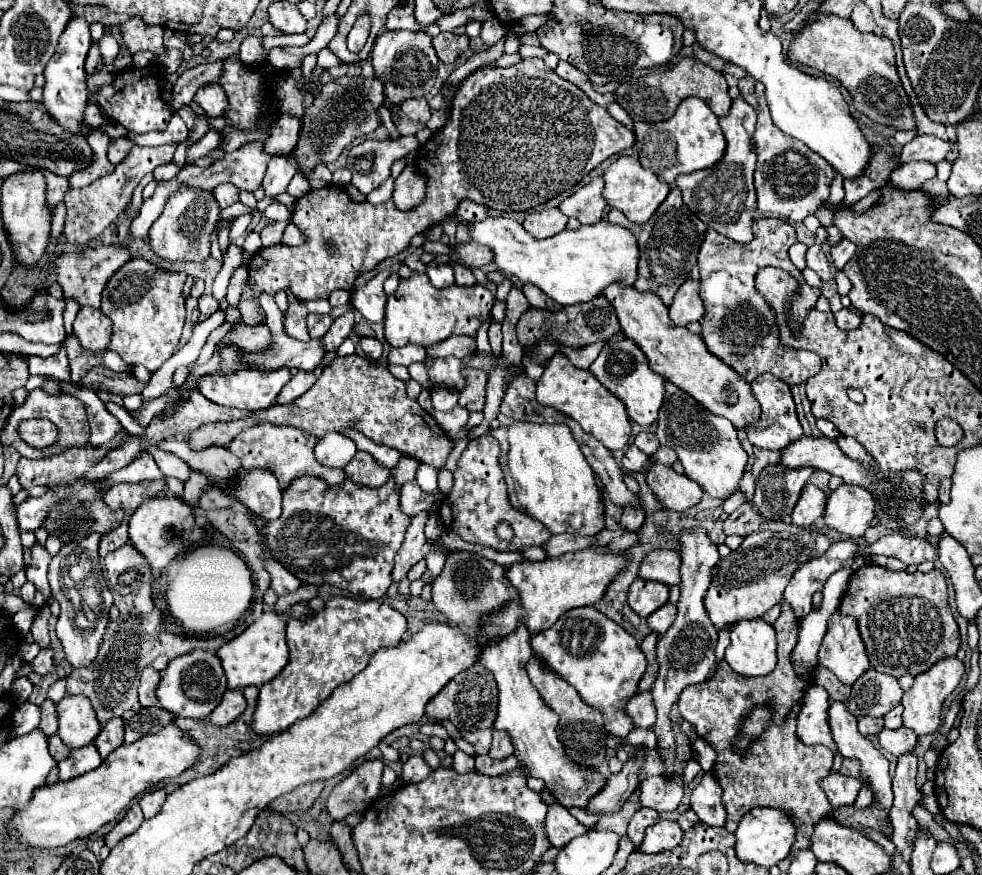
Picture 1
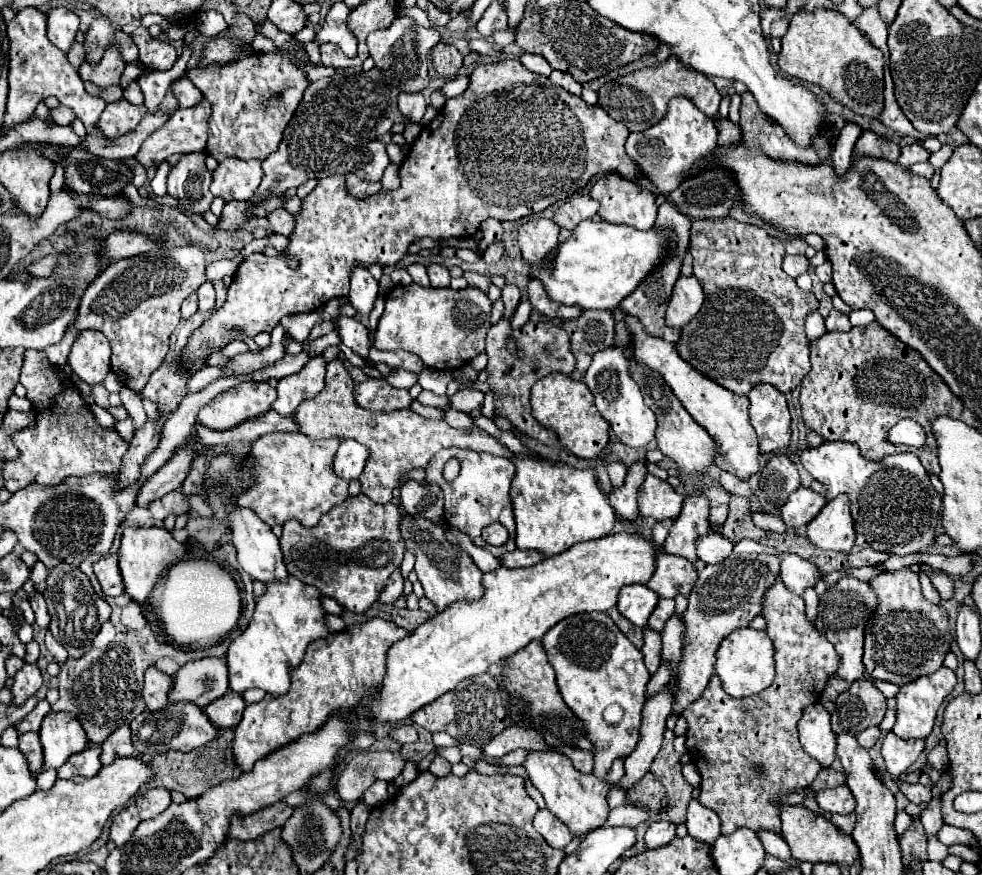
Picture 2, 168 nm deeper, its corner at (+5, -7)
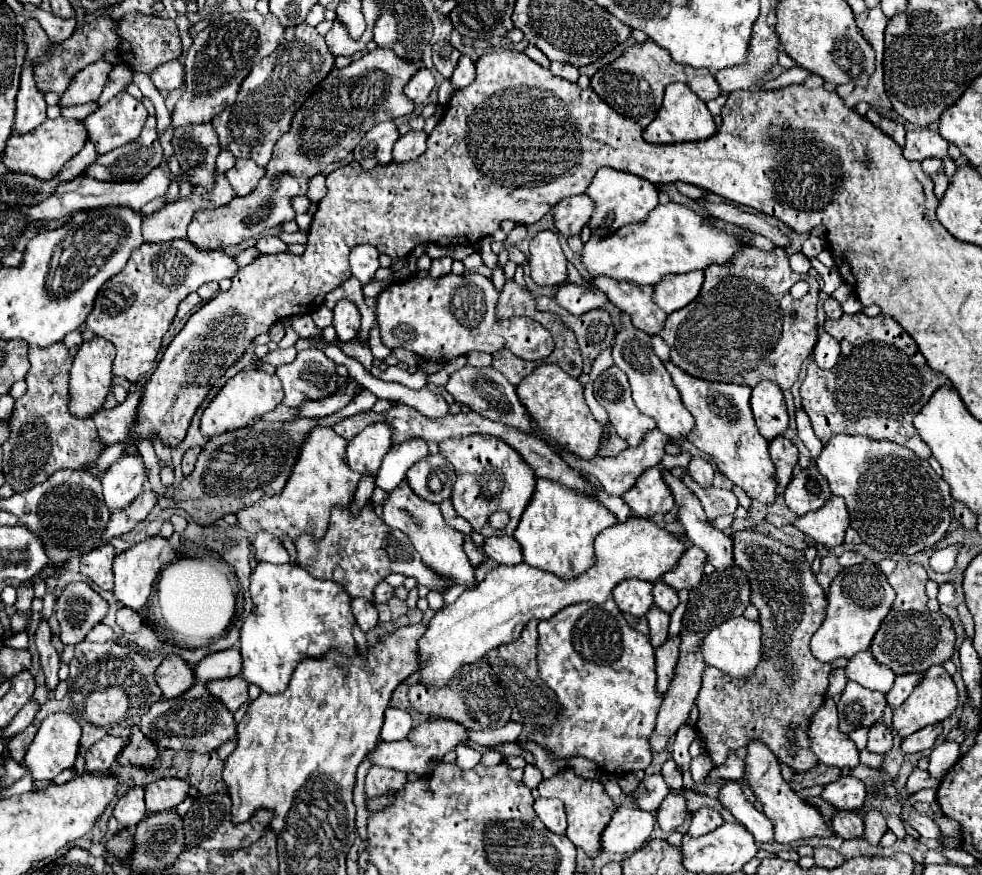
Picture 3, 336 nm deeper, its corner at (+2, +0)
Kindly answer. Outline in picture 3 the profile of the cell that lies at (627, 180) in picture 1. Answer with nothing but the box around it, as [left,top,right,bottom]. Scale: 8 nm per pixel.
[585,167,657,237]

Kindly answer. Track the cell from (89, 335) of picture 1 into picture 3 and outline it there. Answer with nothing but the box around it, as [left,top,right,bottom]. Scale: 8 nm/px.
[69,337,115,419]

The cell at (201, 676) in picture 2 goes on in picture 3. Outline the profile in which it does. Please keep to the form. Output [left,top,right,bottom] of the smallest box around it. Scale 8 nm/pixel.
[195,647,241,683]

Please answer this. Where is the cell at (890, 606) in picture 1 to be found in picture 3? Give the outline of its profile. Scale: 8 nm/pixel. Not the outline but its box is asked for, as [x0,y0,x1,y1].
[871,561,955,673]

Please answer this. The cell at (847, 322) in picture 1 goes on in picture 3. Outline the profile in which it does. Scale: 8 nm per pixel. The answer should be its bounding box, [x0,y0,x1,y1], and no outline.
[823,297,843,319]

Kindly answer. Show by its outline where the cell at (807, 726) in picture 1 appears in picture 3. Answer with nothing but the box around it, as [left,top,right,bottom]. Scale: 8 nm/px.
[809,697,859,767]

